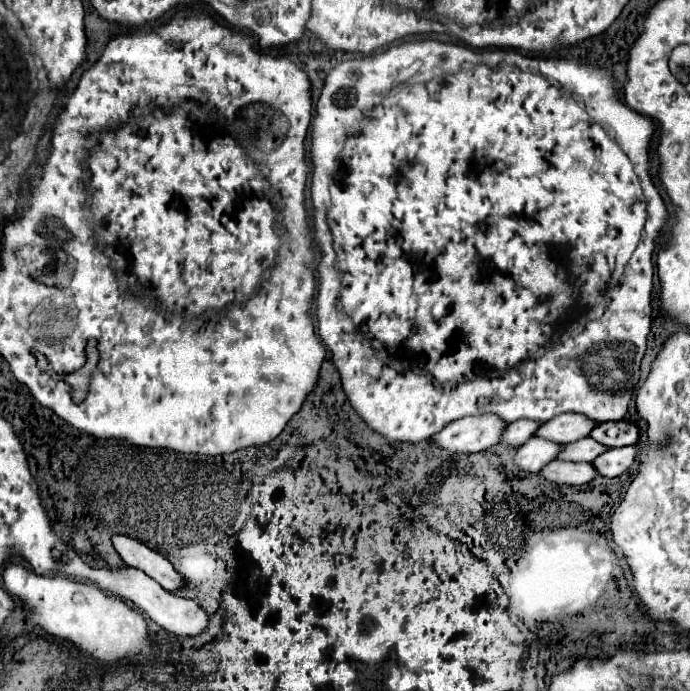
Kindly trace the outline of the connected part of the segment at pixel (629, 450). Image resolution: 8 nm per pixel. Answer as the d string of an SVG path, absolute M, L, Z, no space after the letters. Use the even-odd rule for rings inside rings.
M620 447L620 449L606 449L598 459L592 461L594 469L602 477L618 477L626 469L630 469L638 457L638 447Z

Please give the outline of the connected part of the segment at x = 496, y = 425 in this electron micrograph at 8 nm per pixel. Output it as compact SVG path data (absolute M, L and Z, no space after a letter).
M480 415L480 417L464 417L454 423L448 423L432 441L448 451L448 453L478 453L500 441L506 423L496 415Z

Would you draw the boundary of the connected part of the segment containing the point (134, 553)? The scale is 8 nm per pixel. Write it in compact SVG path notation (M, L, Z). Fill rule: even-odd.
M114 535L112 545L126 565L144 571L148 577L160 583L166 591L174 591L184 585L180 573L172 567L172 563L160 553L154 553L152 549L148 549L144 543L124 535Z

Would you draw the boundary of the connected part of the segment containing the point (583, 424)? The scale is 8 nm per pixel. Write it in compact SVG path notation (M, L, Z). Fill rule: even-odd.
M564 413L564 415L558 415L546 423L542 423L538 427L538 437L542 439L550 439L554 443L572 443L572 441L578 441L582 437L588 437L590 431L594 429L594 421L578 415L578 413Z

